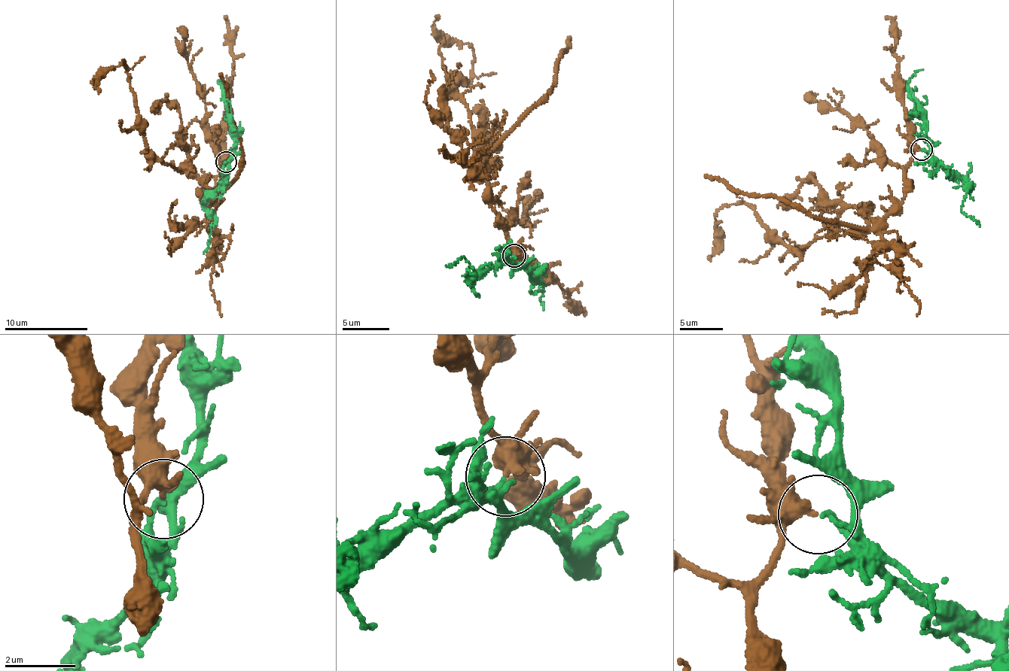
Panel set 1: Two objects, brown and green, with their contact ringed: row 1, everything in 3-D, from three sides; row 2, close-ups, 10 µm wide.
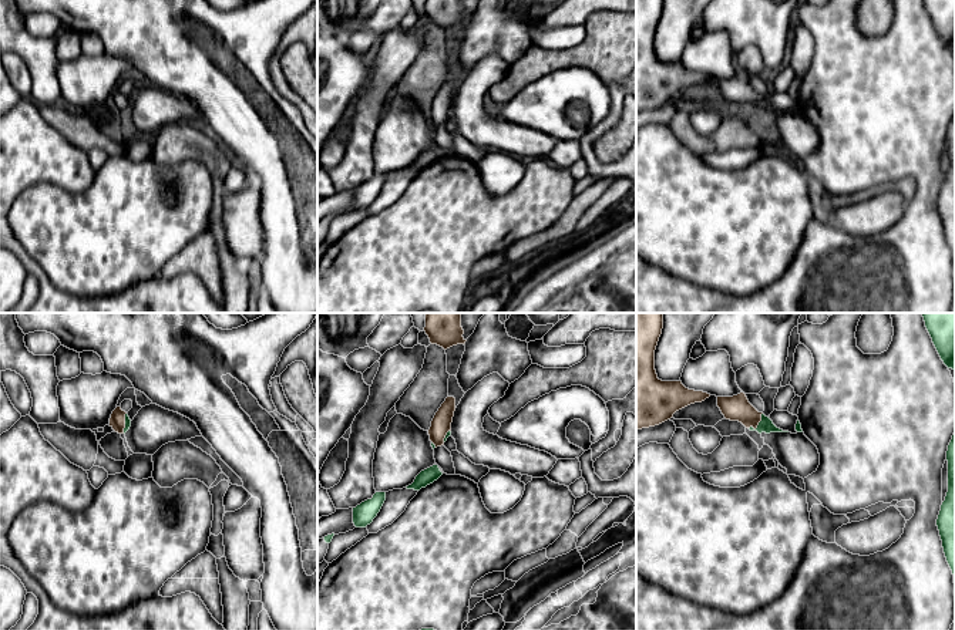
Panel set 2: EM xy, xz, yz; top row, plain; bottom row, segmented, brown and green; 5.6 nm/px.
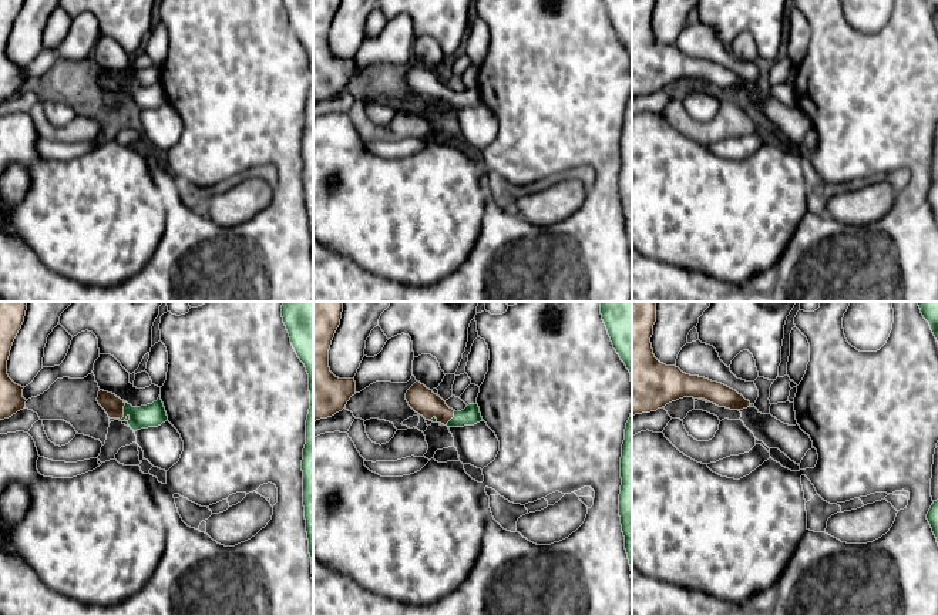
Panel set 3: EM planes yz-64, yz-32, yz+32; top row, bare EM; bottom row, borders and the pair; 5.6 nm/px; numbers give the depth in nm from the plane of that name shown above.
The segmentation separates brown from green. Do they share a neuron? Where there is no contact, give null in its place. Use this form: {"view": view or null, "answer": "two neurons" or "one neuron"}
{"view": "yz", "answer": "two neurons"}

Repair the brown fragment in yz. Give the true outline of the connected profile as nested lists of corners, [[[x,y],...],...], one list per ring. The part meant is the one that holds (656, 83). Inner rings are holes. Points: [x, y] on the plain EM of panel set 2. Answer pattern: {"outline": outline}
{"outline": [[[636,0],[636,112],[659,107],[690,85],[710,78],[703,73],[686,70],[682,63],[662,63],[655,51],[655,31],[662,16],[663,0]]]}

